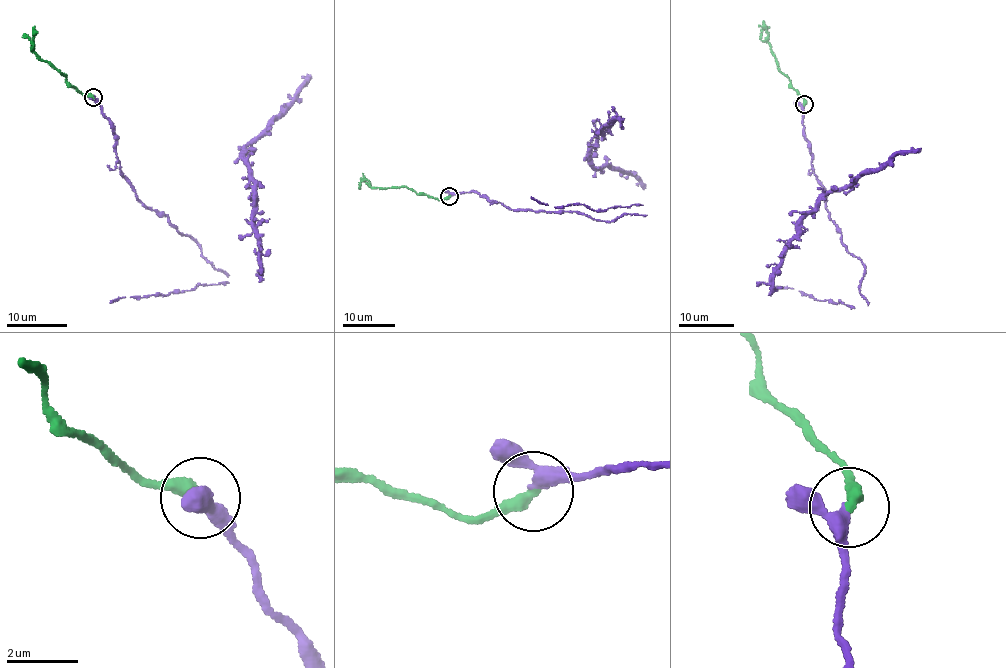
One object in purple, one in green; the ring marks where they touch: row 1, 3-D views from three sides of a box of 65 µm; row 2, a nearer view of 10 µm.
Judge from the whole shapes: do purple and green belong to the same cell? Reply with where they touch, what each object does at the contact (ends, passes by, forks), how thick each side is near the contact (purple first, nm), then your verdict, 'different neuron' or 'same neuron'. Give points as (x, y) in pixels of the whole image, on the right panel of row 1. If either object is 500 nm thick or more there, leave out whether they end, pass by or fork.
at (804, 104); purple passes by; green ends there; 320 nm thick on the purple side, 360 nm on the other; same neuron

